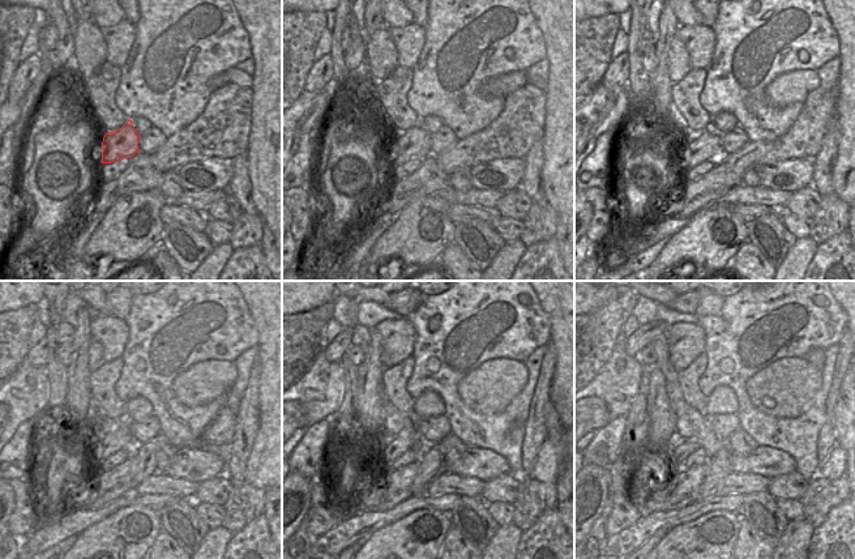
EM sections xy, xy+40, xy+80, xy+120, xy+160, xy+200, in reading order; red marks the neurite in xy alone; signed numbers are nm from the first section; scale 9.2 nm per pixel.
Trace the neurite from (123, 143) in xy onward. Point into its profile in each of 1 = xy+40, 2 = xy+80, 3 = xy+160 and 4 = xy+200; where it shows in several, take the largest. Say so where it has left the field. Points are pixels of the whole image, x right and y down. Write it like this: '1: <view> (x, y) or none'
1: xy+40 (415, 143)
2: xy+80 (705, 145)
3: xy+160 (396, 444)
4: xy+200 (680, 451)

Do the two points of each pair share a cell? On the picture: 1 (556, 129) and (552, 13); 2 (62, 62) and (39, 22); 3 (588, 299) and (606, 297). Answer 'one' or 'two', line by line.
1: one
2: two
3: one

